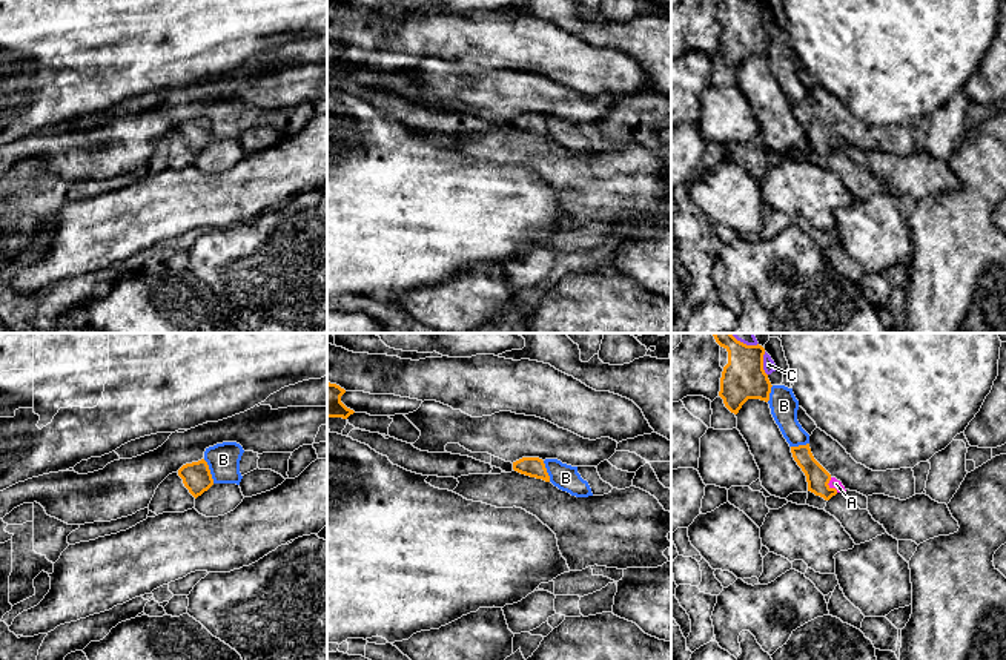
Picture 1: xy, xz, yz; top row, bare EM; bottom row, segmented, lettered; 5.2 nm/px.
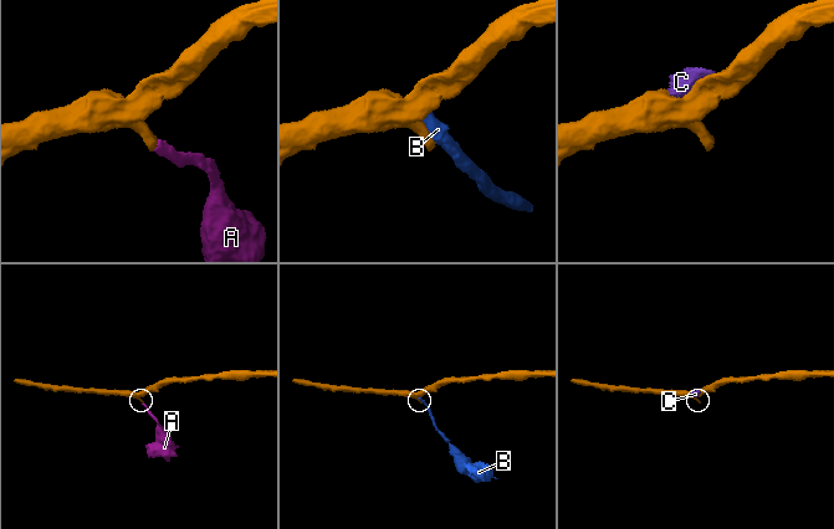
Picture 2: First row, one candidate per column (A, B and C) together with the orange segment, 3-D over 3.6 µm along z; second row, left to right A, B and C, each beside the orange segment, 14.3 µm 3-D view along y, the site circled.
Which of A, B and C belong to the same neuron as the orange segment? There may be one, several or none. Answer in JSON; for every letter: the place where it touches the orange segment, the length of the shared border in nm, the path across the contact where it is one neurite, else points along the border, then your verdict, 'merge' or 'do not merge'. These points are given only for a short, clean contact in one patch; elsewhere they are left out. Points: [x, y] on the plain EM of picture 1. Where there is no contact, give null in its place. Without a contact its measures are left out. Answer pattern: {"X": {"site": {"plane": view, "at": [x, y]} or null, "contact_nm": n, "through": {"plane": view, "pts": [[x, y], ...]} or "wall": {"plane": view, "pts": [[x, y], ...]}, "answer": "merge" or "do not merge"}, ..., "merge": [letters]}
{"A": {"site": {"plane": "yz", "at": [828, 141]}, "contact_nm": 90, "through": {"plane": "yz", "pts": [[817, 134], [828, 141], [836, 140]]}, "answer": "merge"}, "B": {"site": {"plane": "xy", "at": [209, 128]}, "contact_nm": 140, "answer": "do not merge"}, "C": {"site": {"plane": "yz", "at": [762, 20]}, "contact_nm": 130, "answer": "do not merge"}, "merge": ["A"]}

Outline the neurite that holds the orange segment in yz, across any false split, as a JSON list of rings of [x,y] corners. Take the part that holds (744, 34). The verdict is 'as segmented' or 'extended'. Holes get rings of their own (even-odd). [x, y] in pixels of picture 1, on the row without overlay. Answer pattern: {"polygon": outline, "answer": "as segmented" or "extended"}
{"polygon": [[[719,0],[728,8],[728,20],[720,34],[719,52],[725,63],[737,71],[748,55],[768,58],[771,38],[763,26],[765,5],[746,0]]], "answer": "as segmented"}

